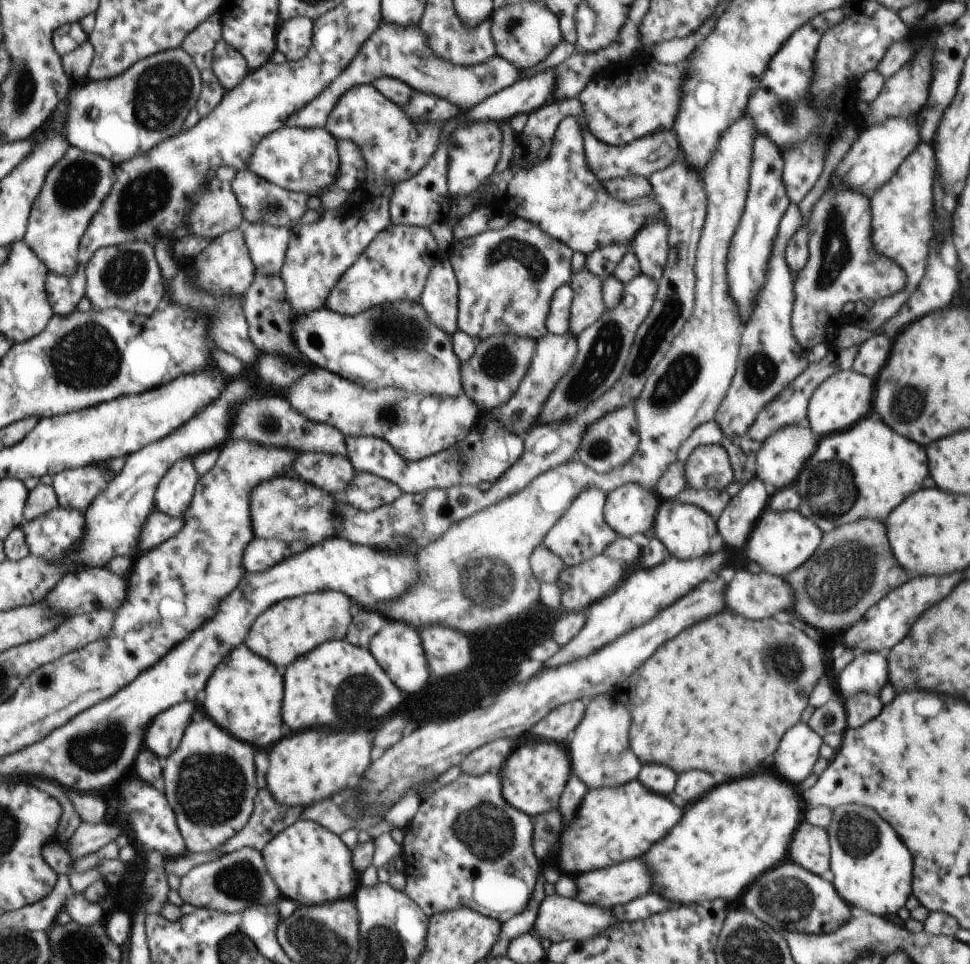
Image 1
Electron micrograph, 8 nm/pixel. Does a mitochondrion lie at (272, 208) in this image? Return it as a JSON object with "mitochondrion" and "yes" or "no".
{"mitochondrion":"yes"}

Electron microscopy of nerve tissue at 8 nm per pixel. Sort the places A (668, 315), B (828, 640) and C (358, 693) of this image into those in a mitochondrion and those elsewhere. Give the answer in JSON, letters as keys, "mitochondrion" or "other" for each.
{"A":"mitochondrion","B":"other","C":"mitochondrion"}

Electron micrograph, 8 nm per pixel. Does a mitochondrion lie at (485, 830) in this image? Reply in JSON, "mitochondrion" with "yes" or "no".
{"mitochondrion":"yes"}

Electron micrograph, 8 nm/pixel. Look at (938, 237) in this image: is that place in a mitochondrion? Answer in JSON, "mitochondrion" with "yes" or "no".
{"mitochondrion":"no"}

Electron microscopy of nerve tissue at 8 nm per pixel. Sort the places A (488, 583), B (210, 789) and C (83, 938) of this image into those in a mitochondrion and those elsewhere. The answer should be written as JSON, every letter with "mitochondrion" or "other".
{"A":"mitochondrion","B":"mitochondrion","C":"mitochondrion"}

